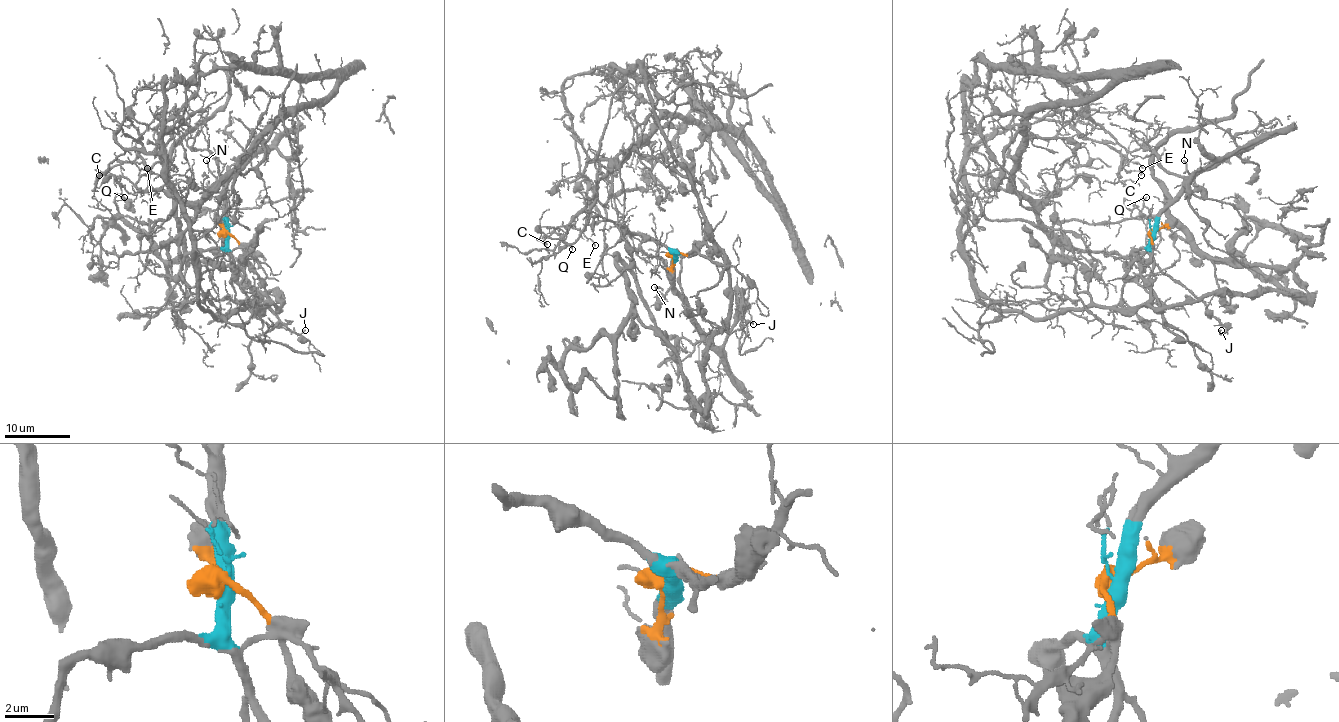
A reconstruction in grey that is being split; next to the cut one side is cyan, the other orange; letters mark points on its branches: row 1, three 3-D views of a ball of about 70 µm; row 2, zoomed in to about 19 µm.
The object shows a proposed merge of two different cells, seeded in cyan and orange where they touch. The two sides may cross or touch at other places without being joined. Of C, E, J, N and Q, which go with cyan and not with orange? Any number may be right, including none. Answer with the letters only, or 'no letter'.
J, N

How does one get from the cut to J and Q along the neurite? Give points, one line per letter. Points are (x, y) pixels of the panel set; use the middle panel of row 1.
J: (674, 256), (680, 257), (683, 303), (731, 332), (749, 323), (754, 324)
Q: (674, 256), (705, 244), (714, 251), (639, 65), (615, 92), (597, 200), (582, 233), (563, 238), (572, 249)

